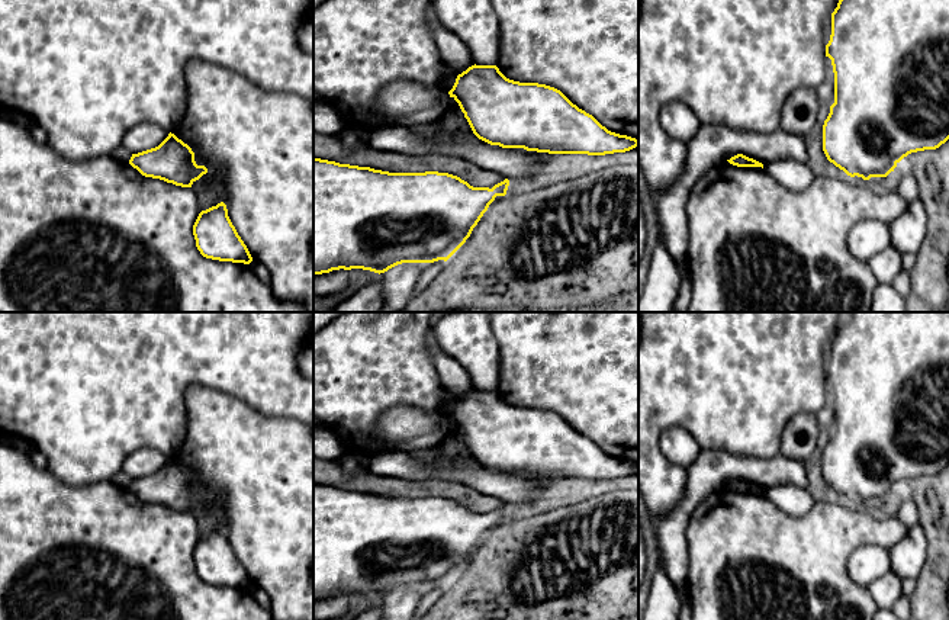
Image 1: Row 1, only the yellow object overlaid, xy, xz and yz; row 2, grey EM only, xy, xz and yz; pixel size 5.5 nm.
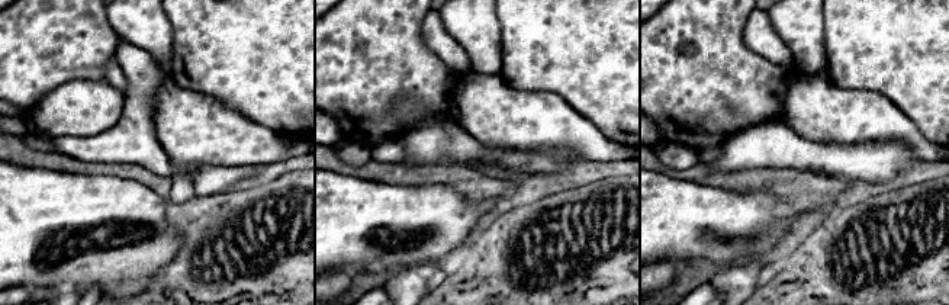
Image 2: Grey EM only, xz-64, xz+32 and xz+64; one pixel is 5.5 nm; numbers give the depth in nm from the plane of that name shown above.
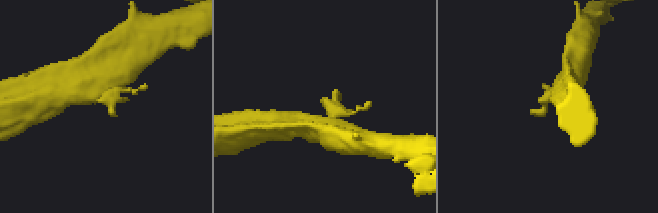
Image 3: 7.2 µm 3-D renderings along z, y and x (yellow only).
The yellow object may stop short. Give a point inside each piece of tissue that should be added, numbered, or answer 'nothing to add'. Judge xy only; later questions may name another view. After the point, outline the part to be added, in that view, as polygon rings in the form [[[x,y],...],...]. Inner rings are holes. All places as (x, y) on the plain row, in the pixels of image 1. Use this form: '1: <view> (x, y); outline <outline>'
nothing to add

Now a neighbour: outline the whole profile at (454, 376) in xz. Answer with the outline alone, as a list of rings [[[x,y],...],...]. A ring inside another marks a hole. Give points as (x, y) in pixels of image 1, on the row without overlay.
[[[432,331],[427,337],[427,346],[445,391],[457,401],[474,391],[467,369],[438,347]]]

